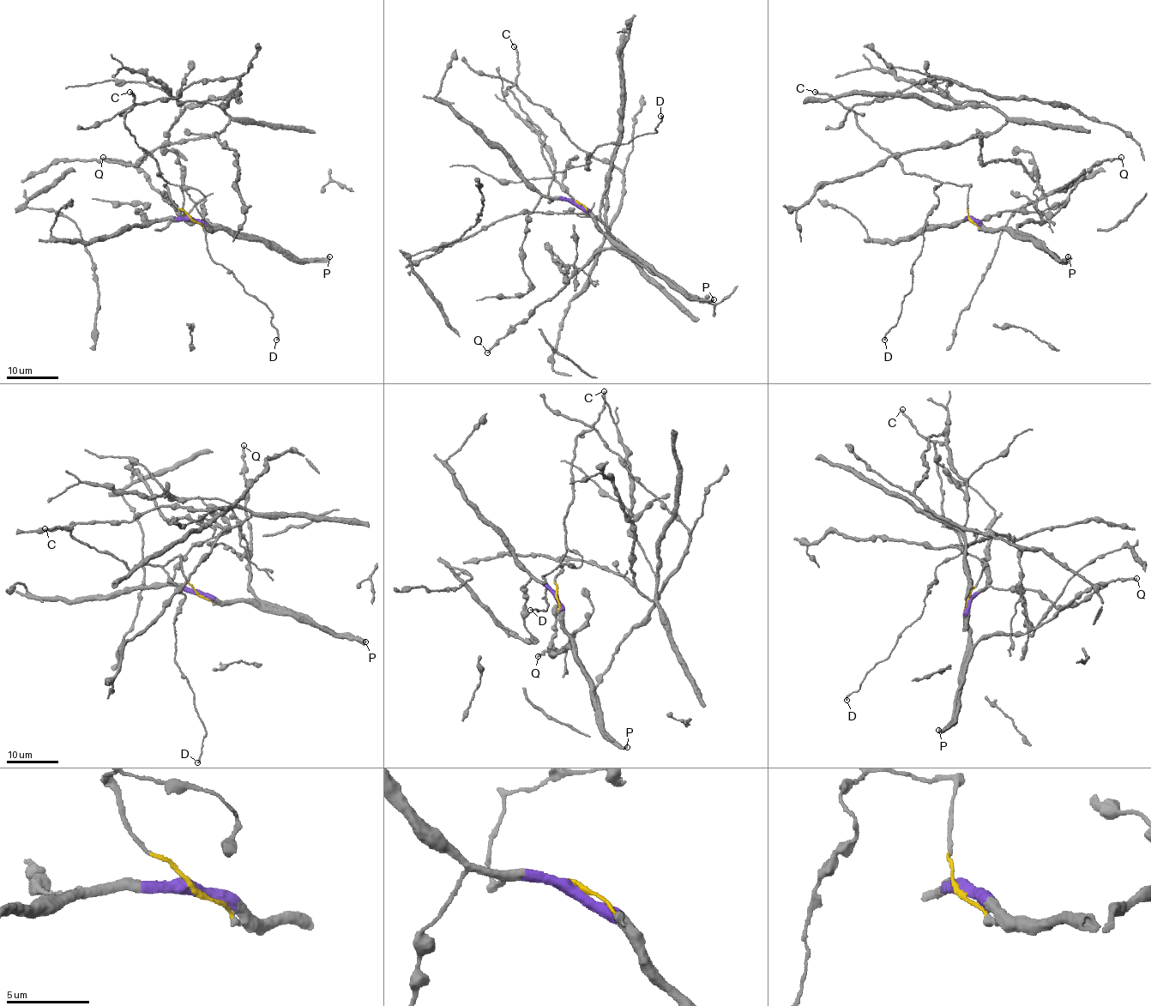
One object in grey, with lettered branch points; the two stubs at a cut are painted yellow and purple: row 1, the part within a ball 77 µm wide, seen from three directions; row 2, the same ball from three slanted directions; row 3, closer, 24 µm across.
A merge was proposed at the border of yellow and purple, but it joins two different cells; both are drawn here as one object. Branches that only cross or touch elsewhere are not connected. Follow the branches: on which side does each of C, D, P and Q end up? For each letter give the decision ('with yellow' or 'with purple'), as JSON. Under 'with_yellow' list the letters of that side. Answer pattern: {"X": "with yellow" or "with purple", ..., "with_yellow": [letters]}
{"C": "with yellow", "D": "with yellow", "P": "with purple", "Q": "with purple", "with_yellow": ["C", "D"]}

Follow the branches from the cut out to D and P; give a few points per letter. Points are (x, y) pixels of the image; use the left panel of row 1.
D: (191, 219), (174, 204), (164, 185), (196, 189), (204, 196), (207, 253), (268, 309), (276, 340)
P: (191, 219), (207, 227), (266, 240), (298, 258), (330, 257)

